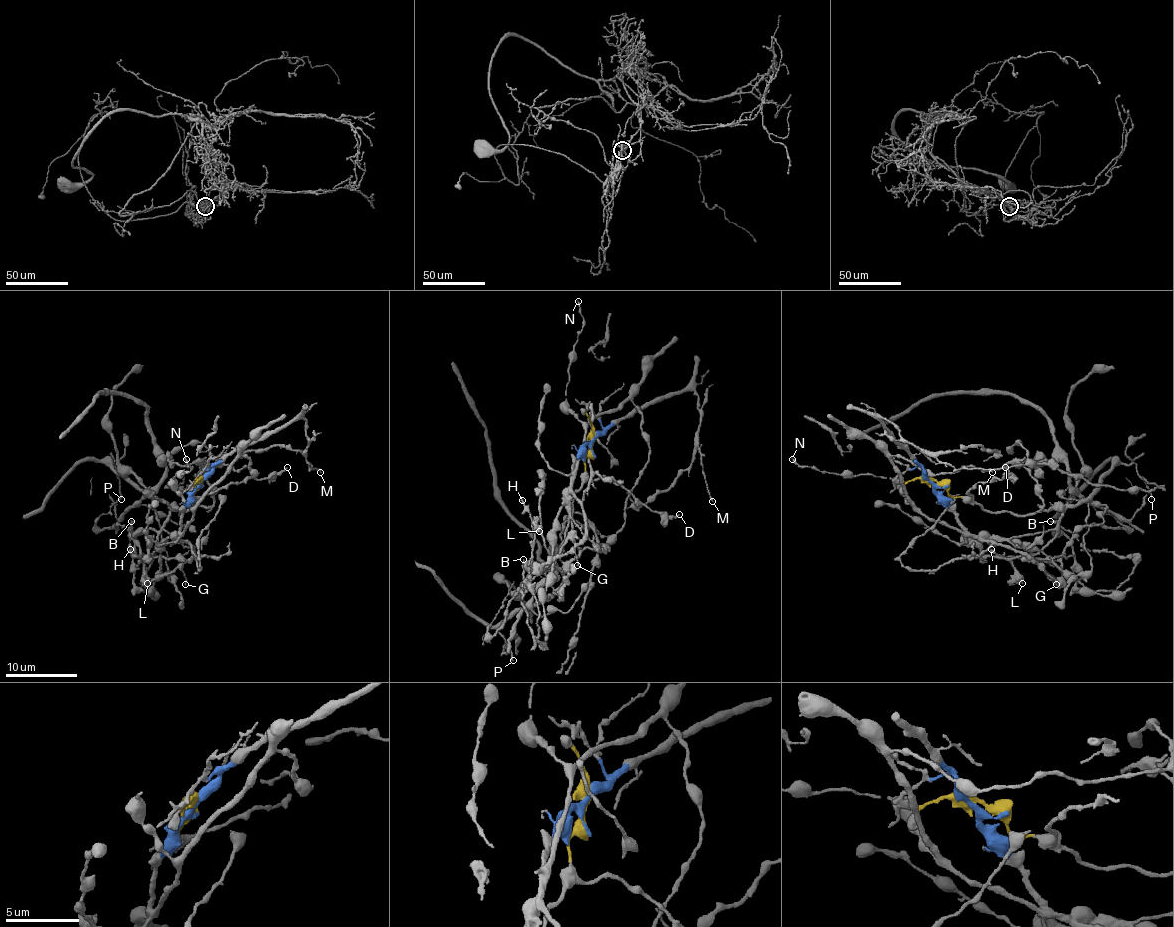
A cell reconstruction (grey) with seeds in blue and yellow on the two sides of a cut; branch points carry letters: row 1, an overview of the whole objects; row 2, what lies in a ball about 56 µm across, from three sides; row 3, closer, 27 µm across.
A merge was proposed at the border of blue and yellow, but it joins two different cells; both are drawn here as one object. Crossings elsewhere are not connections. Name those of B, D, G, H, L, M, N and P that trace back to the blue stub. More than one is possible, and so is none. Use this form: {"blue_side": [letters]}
{"blue_side": ["B", "G", "H", "M", "N"]}

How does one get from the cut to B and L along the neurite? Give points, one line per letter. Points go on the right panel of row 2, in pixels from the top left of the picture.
B: (934, 481), (939, 499), (968, 529), (1025, 553), (1057, 579), (1062, 576), (1062, 551), (1073, 535), (1049, 520)
L: (934, 481), (991, 512), (1062, 513), (1058, 531), (1039, 551), (1012, 560), (1023, 583)

